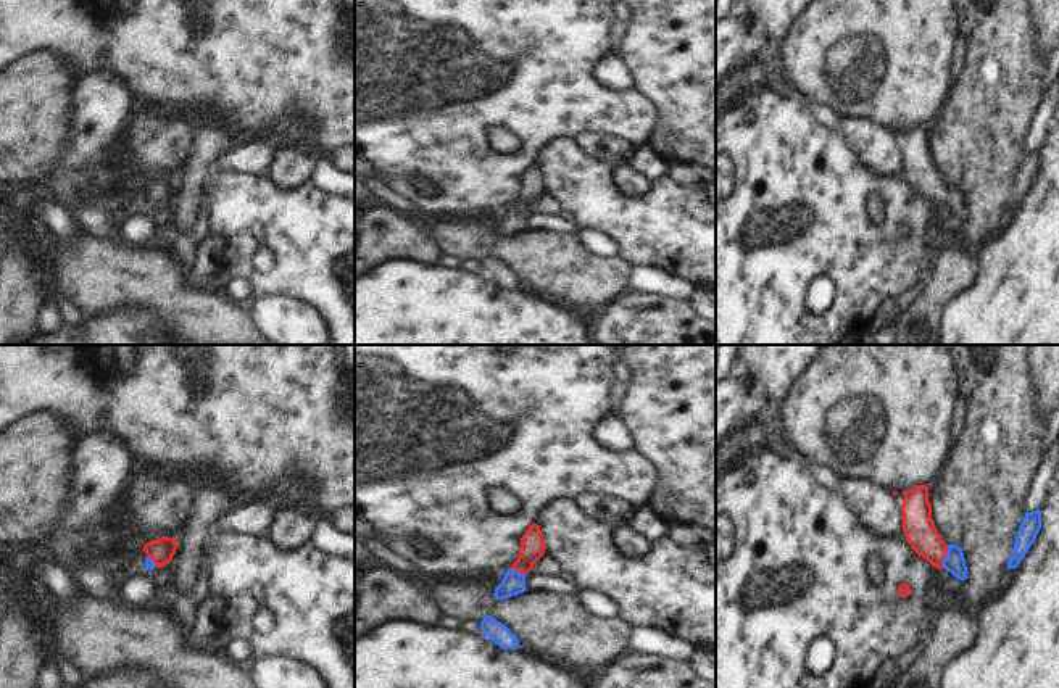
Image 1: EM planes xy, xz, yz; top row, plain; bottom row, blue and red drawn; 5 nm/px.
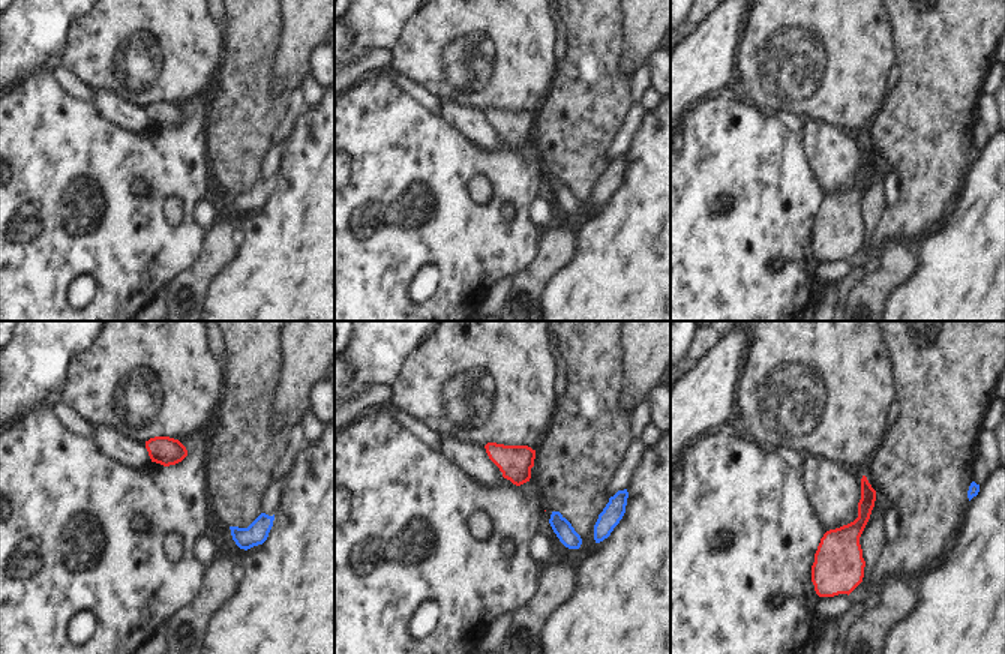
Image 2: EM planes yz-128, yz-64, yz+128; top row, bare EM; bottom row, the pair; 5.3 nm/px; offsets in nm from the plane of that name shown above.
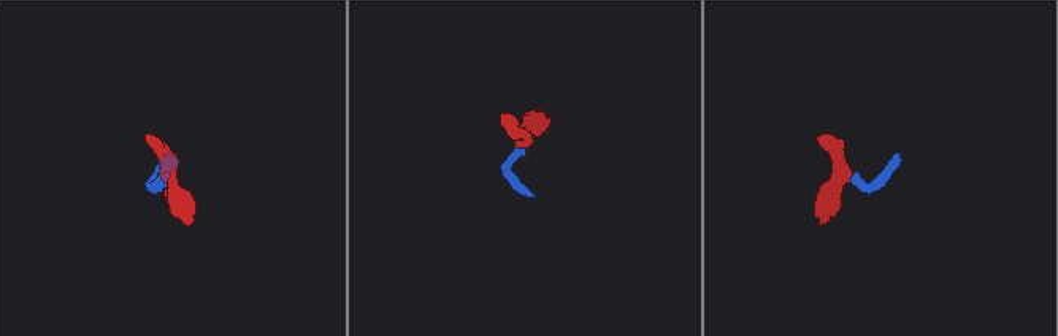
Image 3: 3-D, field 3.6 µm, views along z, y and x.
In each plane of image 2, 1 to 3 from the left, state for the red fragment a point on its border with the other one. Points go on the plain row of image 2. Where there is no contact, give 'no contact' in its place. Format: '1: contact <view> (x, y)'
1: no contact
2: no contact
3: no contact

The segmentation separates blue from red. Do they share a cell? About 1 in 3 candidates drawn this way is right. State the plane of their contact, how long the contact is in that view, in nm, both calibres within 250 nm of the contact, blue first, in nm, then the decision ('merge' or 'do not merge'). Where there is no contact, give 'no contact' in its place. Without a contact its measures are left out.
contact in yz; length 120 nm; calibres 110 and 160 nm; merge

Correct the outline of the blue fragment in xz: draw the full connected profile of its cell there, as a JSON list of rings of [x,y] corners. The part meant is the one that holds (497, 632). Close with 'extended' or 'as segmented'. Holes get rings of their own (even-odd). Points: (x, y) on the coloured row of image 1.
[[[485,615],[480,622],[482,633],[488,636],[501,649],[517,649],[521,648],[517,636],[501,622],[495,620],[492,615]]]; as segmented

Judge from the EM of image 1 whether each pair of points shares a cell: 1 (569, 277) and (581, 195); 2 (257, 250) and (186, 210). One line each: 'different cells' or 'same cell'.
1: different cells
2: different cells

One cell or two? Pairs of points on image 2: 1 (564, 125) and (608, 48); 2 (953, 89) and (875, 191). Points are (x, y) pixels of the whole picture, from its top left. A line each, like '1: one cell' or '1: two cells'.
1: one cell
2: two cells

